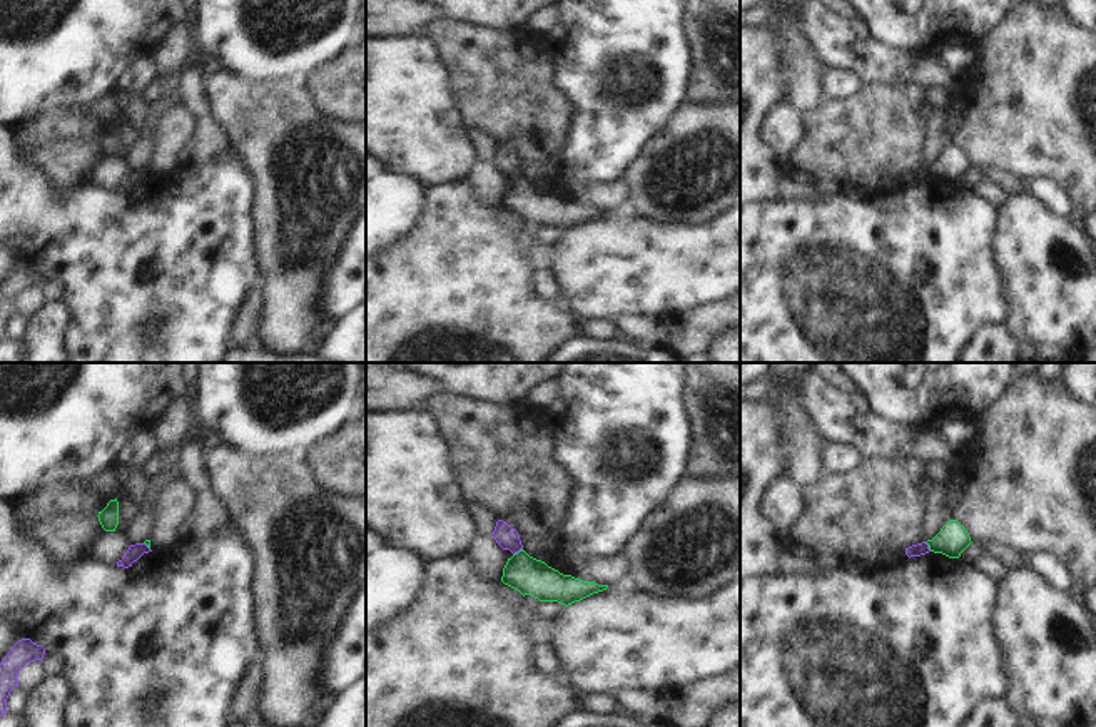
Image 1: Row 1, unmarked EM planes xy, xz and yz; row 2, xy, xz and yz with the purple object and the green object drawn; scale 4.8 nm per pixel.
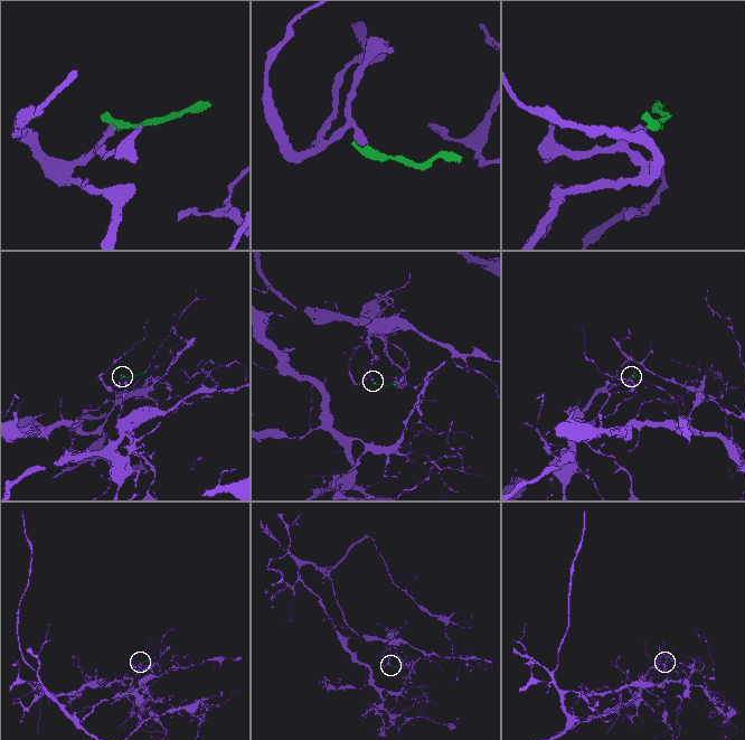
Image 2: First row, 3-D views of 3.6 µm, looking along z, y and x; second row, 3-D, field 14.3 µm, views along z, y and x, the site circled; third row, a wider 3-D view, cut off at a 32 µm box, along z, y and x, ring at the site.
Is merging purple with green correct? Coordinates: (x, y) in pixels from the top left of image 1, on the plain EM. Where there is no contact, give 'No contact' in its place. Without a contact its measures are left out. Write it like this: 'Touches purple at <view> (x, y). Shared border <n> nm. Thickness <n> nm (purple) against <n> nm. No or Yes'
Touches purple at xz (517, 177). Shared border 60 nm. Thickness 110 nm (purple) against 180 nm. No.

